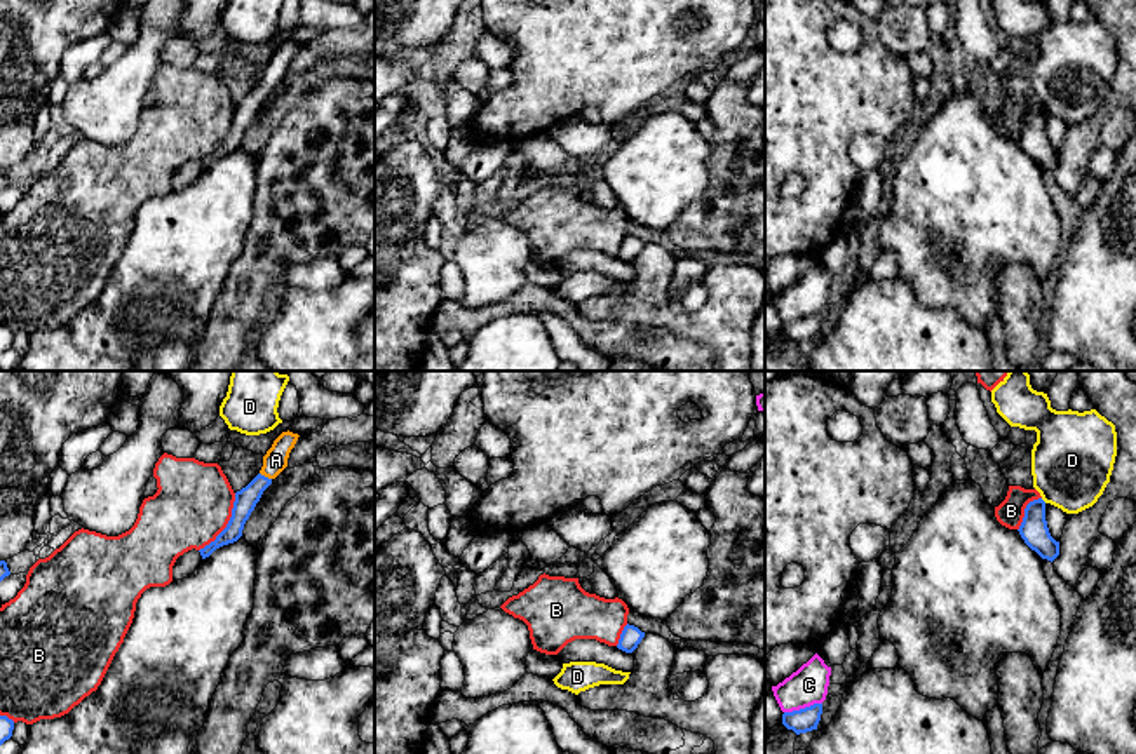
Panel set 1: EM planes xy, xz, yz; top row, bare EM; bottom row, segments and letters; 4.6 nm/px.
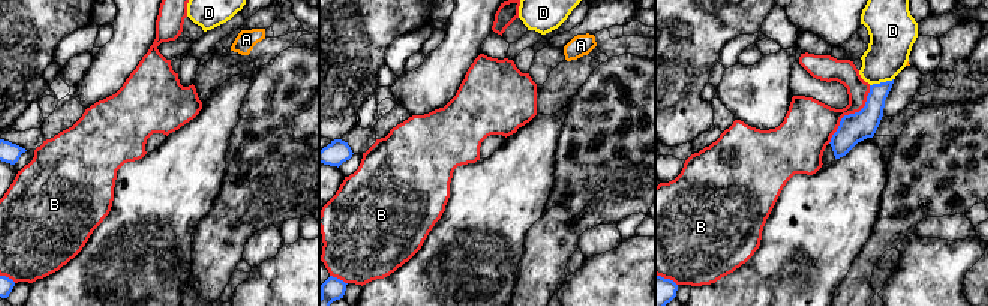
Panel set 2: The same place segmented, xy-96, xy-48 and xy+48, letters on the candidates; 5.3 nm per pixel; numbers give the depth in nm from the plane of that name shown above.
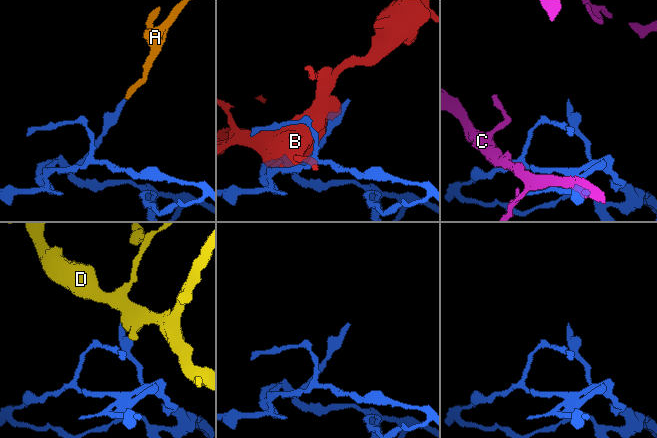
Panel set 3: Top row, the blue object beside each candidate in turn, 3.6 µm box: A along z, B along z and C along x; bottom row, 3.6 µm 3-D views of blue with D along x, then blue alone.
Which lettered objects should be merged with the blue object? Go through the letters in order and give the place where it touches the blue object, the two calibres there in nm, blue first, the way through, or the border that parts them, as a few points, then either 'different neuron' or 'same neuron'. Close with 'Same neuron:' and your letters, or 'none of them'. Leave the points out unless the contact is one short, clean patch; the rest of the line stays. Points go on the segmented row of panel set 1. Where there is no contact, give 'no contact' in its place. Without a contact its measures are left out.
A: meets blue in xy at (263, 476); 100 nm thick on the blue side, 110 nm on the other; runs through xy (246, 498), (263, 476), (276, 460); same neuron
B: meets blue in xy at (227, 525); 100 nm thick on the blue side, 360 nm on the other; different neuron
C: meets blue in yz at (802, 709); 110 nm thick on the blue side, 180 nm on the other; different neuron
D: meets blue in yz at (1042, 500); 130 nm thick on the blue side, 380 nm on the other; border along yz (1041, 498), (1046, 502); different neuron
Same neuron: A

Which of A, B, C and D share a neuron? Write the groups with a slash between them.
A / B / C / D

